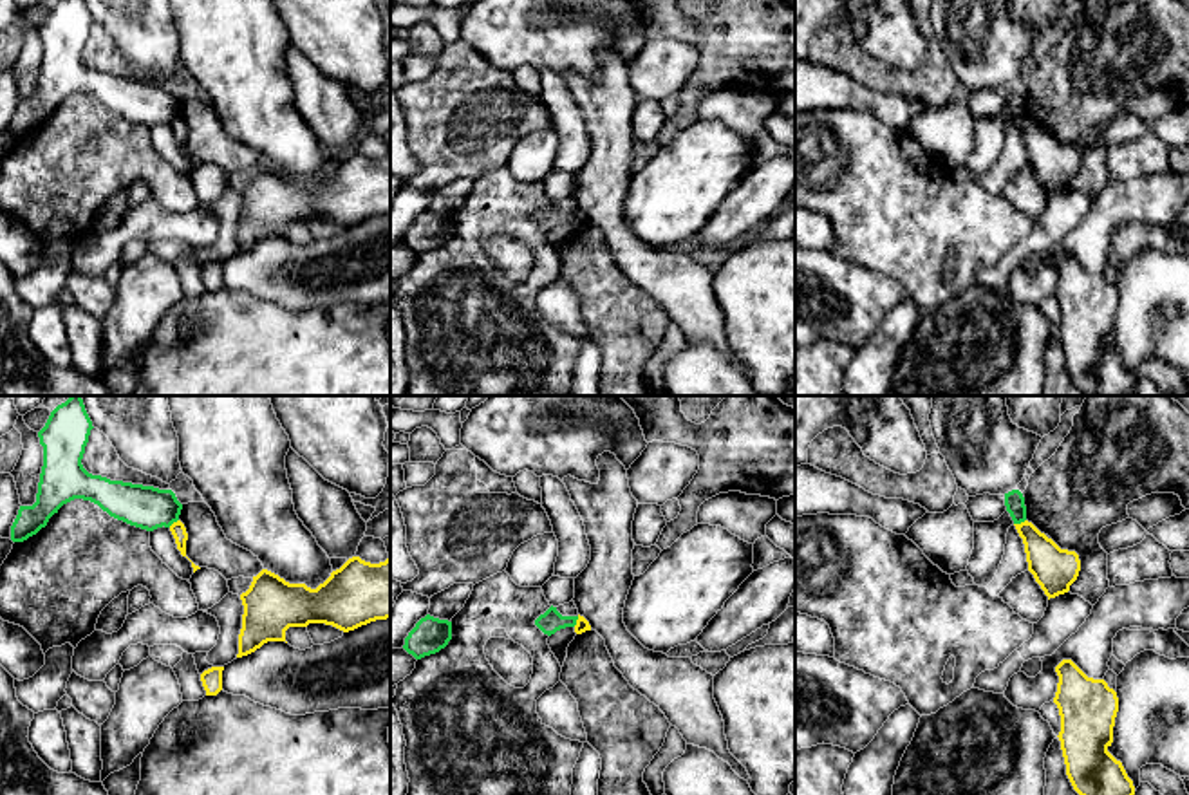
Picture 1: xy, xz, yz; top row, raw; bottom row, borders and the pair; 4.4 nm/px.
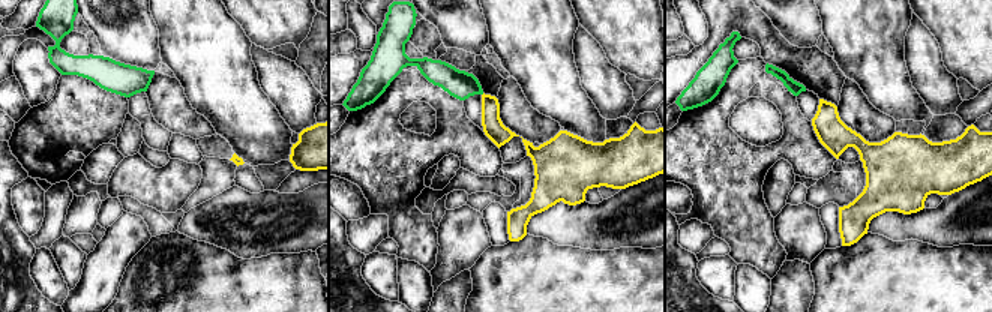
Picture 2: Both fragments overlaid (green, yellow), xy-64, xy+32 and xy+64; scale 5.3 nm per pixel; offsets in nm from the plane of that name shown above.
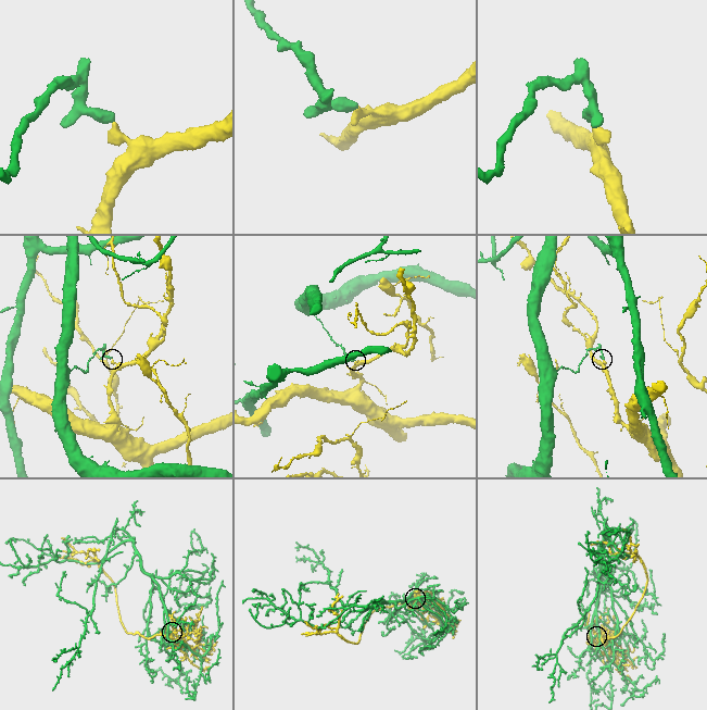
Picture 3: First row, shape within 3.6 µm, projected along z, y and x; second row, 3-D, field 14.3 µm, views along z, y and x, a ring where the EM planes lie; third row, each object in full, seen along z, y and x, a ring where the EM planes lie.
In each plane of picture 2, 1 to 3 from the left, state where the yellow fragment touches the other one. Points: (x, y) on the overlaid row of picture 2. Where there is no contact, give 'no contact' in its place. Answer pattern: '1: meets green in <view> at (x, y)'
1: no contact
2: no contact
3: no contact

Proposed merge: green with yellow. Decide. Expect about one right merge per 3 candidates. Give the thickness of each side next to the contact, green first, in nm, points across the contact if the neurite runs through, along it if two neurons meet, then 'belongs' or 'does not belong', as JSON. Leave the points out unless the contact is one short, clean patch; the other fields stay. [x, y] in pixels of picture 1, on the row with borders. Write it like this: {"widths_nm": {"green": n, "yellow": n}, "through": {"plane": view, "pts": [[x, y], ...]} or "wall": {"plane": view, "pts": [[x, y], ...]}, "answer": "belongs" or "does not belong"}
{"widths_nm": {"green": 90, "yellow": 190}, "wall": {"plane": "yz", "pts": [[1025, 519], [1014, 524]]}, "answer": "does not belong"}

